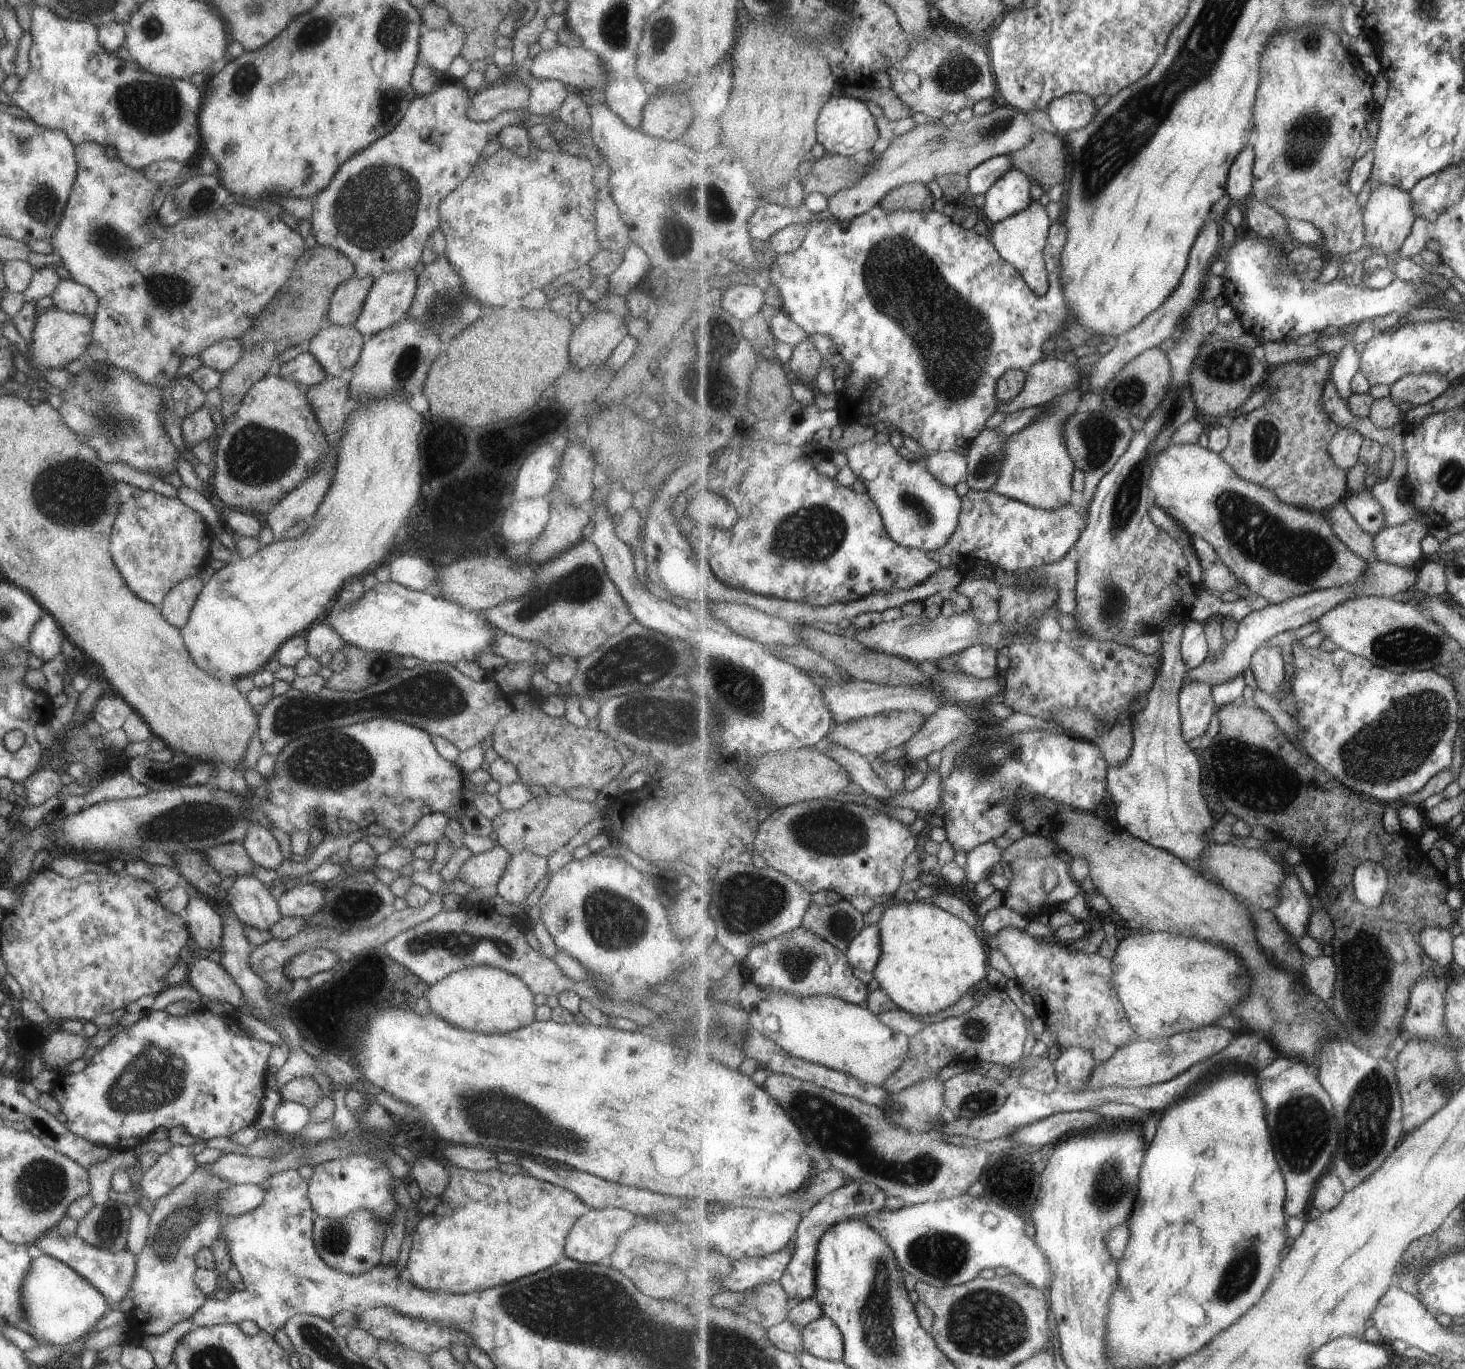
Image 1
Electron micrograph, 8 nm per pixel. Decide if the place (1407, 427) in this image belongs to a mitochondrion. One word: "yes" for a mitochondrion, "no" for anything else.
no

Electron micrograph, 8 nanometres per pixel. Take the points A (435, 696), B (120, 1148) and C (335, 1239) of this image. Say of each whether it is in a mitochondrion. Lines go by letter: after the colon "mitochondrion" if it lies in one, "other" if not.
A: mitochondrion
B: other
C: mitochondrion

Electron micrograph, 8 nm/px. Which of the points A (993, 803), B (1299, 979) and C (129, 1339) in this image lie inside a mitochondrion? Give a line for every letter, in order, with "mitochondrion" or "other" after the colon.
A: mitochondrion
B: other
C: other

